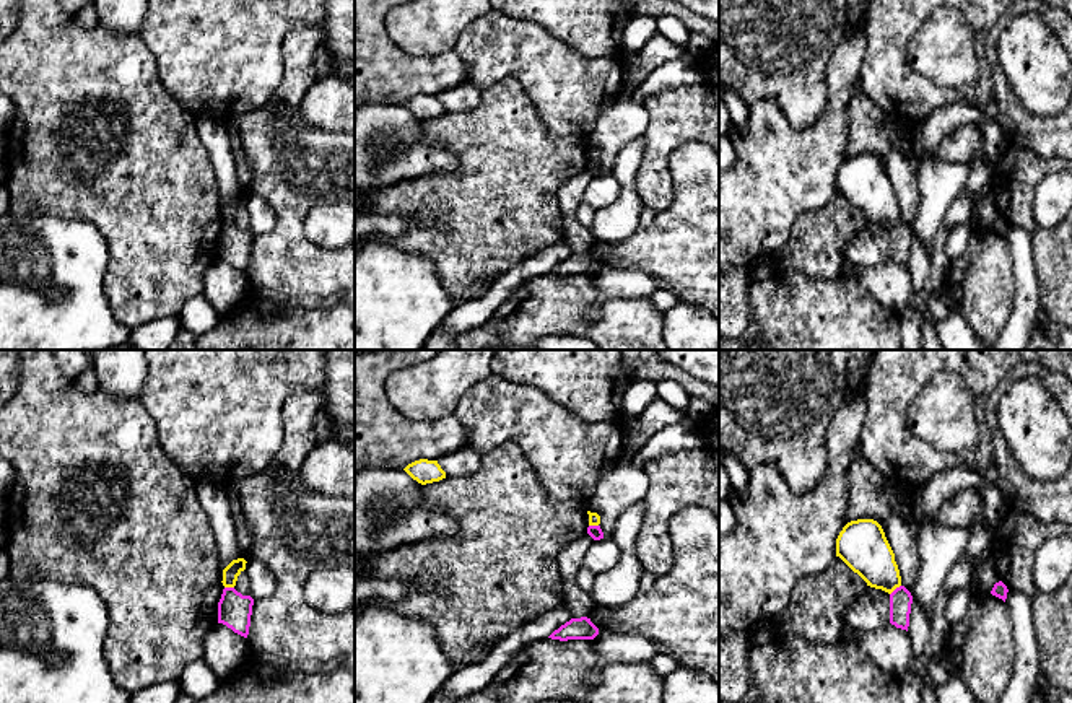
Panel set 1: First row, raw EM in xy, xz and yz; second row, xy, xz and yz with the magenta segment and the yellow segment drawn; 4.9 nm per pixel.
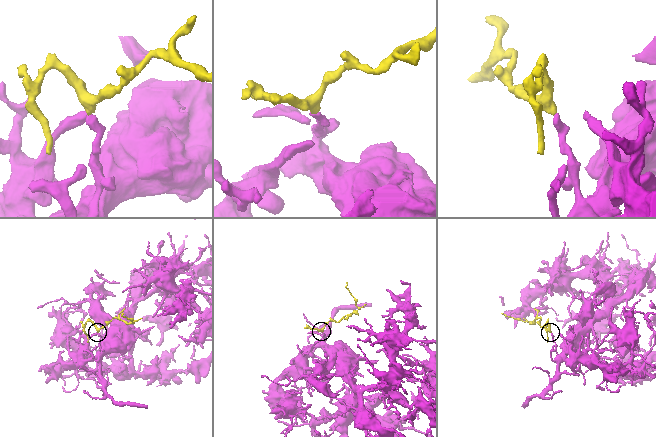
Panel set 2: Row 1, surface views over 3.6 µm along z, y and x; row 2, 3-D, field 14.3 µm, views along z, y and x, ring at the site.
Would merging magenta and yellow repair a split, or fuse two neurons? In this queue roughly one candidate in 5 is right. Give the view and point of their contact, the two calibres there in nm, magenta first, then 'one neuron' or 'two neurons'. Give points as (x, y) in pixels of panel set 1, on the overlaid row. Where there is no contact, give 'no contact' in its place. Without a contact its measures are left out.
yz (895, 589) | 110/240 nm | two neurons

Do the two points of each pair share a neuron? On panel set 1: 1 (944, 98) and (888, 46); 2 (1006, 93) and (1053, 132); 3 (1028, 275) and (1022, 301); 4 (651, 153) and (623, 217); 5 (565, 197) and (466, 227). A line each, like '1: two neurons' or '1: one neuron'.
1: one neuron
2: one neuron
3: one neuron
4: two neurons
5: two neurons

